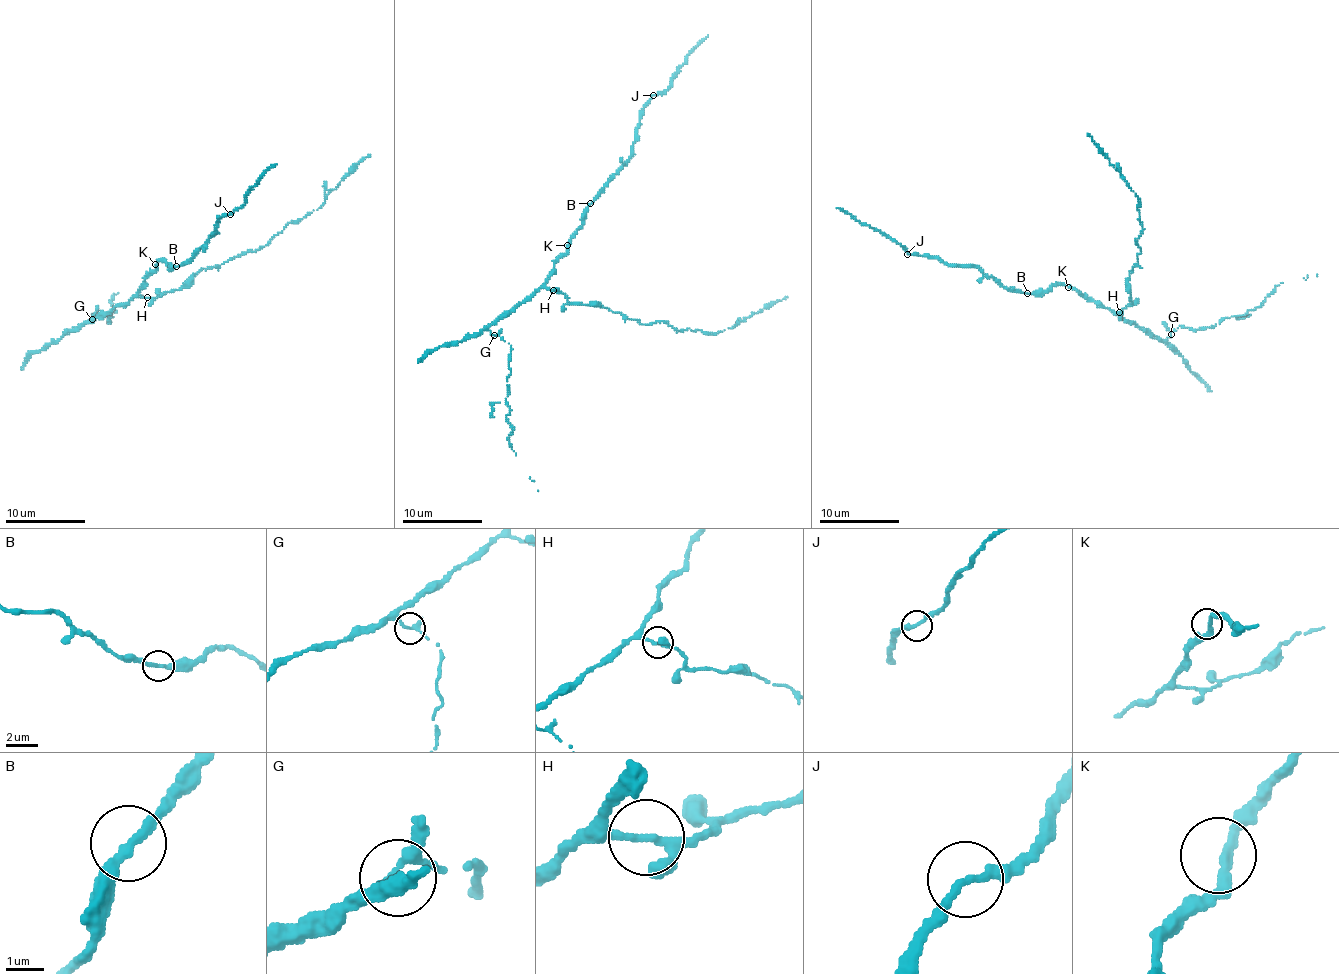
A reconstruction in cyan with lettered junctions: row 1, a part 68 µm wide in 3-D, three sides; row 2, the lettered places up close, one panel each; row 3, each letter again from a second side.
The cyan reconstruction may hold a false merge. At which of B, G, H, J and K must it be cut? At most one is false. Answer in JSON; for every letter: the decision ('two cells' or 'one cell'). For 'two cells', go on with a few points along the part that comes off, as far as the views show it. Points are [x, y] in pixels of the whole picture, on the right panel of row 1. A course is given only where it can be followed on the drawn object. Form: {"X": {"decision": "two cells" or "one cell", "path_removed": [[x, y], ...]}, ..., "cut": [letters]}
{"B": {"decision": "one cell"}, "G": {"decision": "one cell"}, "H": {"decision": "one cell"}, "J": {"decision": "one cell"}, "K": {"decision": "one cell"}, "cut": []}

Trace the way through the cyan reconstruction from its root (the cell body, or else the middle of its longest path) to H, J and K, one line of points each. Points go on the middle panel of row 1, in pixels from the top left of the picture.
H: (551, 271), (545, 286), (553, 289)
J: (551, 271), (554, 262), (566, 252), (571, 237), (582, 224), (584, 210), (631, 156), (639, 114), (653, 95)
K: (551, 271), (554, 262), (566, 252), (567, 245)

